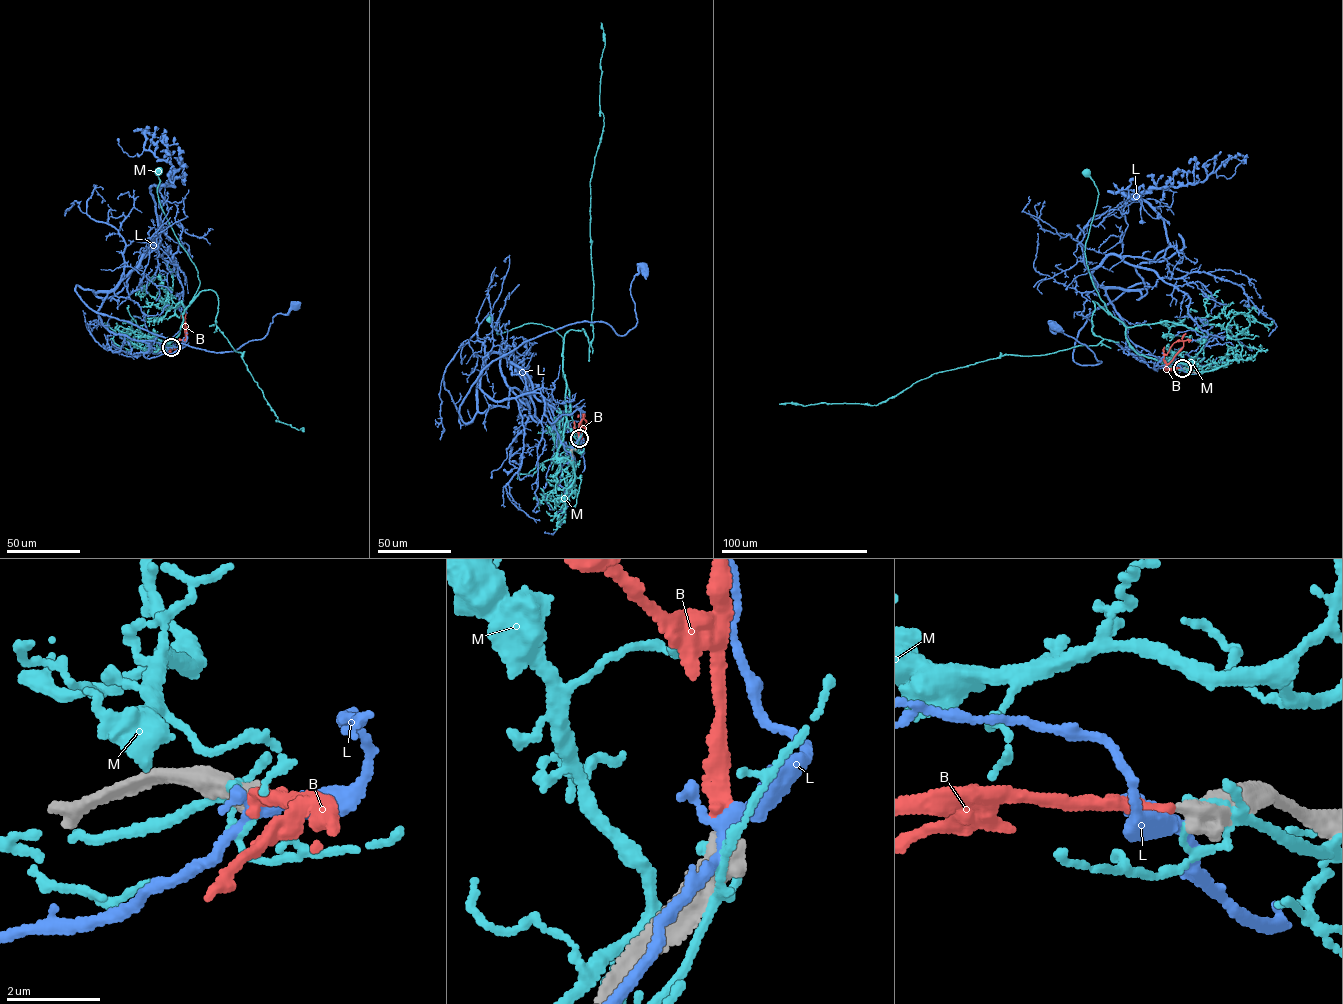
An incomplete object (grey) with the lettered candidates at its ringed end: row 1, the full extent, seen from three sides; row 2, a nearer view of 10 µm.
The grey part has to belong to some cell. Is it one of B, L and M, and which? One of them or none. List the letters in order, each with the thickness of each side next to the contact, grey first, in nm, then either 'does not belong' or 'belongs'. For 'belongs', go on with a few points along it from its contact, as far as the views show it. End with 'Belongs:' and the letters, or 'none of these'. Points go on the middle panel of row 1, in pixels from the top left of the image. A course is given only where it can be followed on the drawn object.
B: calibres 500 and 360 nm; belongs; course (578, 438), (579, 423), (584, 419), (584, 414), (582, 436)
L: calibres 600 and 240 nm; does not belong
M: calibres 750 and 140 nm; does not belong
Belongs: B

